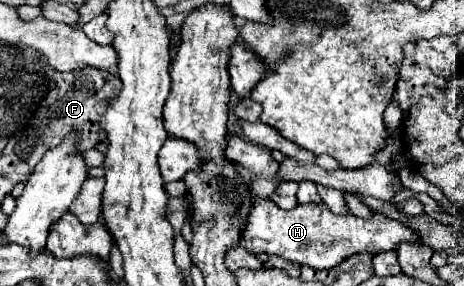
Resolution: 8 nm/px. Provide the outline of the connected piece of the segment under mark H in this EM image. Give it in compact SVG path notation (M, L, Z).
M255 198L249 210L249 224L245 224L245 232L241 234L241 244L253 254L269 254L283 256L289 262L297 262L309 268L335 268L341 260L349 258L357 252L379 254L385 250L395 250L399 242L419 242L409 226L399 220L387 218L383 214L375 214L369 220L357 216L339 216L333 214L325 204L297 204L293 210L281 210L269 198Z

